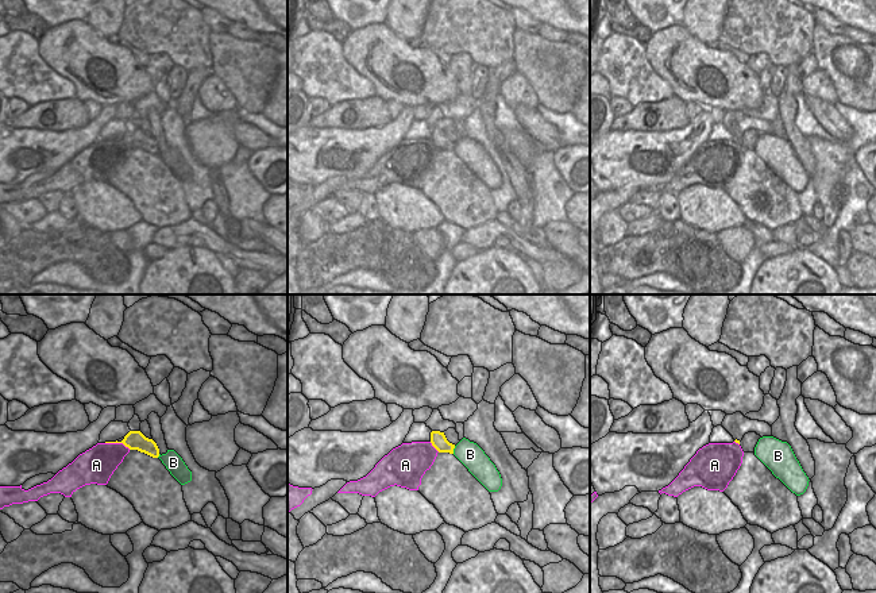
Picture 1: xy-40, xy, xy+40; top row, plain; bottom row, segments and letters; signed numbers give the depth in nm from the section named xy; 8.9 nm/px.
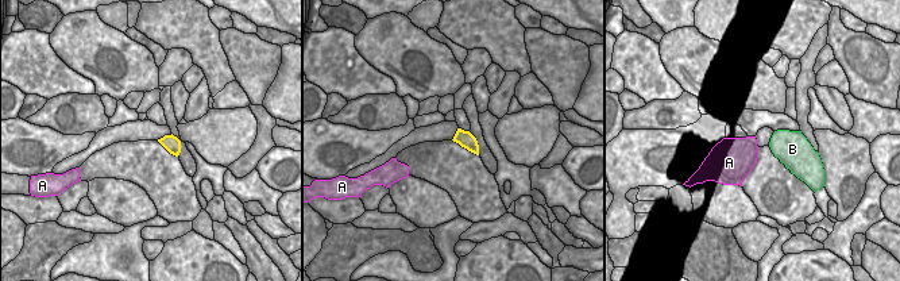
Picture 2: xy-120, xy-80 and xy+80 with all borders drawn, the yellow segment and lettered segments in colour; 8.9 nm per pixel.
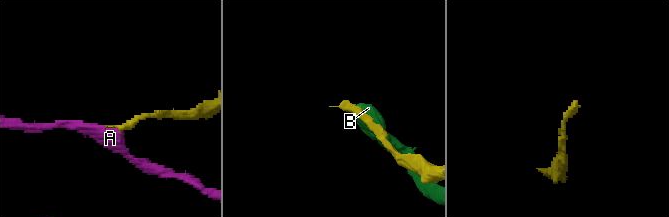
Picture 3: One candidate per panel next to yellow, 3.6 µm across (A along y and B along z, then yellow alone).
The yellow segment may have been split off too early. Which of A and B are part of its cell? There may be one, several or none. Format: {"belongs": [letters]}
{"belongs": []}

